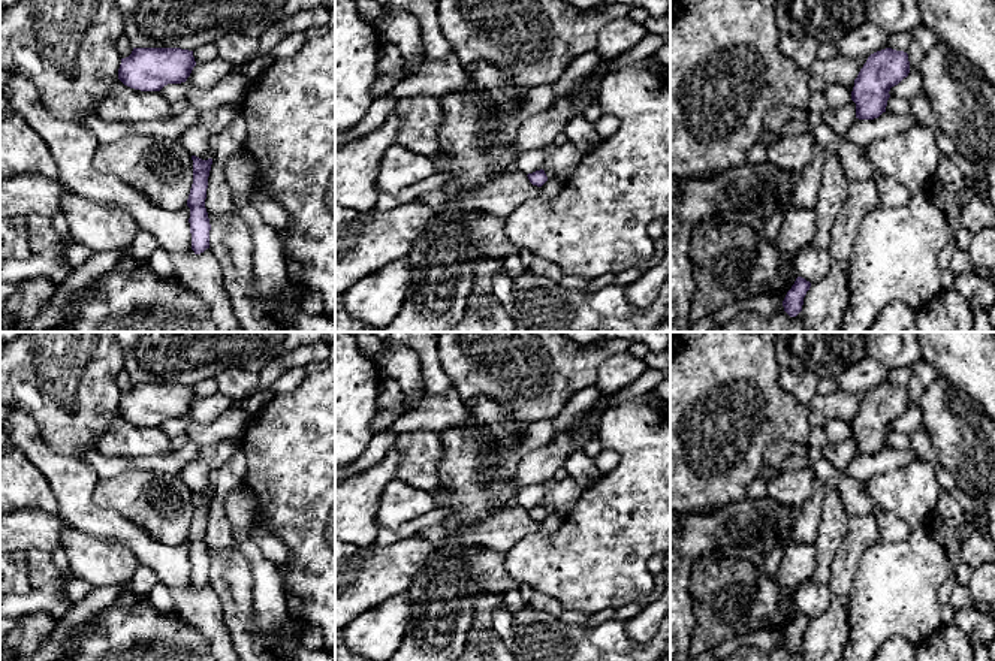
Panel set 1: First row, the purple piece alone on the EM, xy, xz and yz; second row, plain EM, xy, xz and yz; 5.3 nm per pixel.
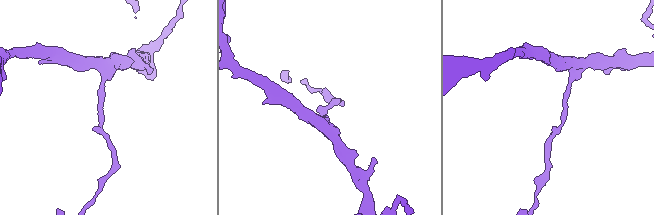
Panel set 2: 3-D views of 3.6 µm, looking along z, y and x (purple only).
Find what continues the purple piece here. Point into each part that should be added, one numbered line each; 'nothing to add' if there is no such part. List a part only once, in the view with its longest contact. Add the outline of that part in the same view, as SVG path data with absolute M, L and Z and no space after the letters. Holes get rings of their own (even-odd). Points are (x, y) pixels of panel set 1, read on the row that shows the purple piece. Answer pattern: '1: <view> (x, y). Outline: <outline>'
nothing to add

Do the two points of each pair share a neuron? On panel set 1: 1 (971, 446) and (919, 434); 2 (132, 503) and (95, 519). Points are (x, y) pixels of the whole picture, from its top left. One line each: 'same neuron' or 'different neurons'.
1: different neurons
2: different neurons

